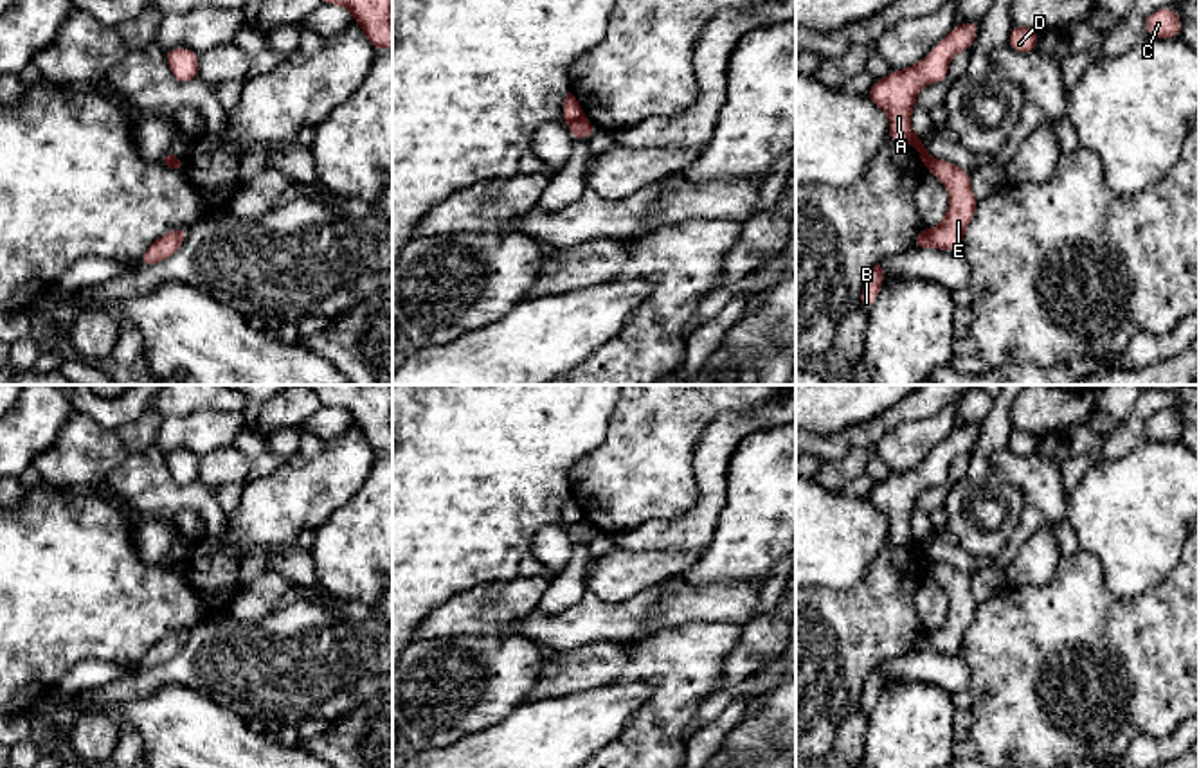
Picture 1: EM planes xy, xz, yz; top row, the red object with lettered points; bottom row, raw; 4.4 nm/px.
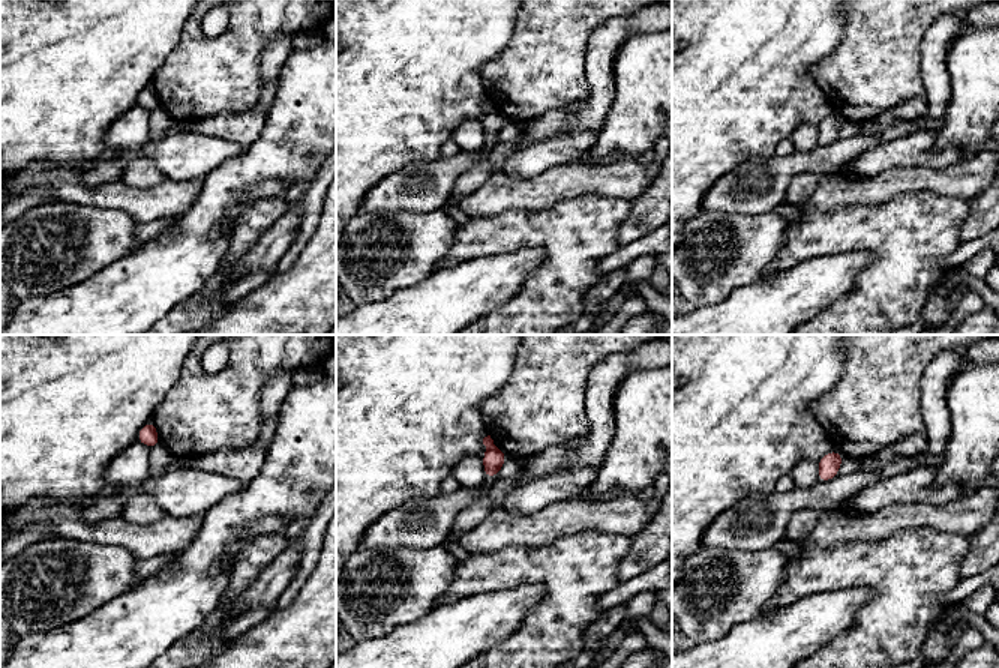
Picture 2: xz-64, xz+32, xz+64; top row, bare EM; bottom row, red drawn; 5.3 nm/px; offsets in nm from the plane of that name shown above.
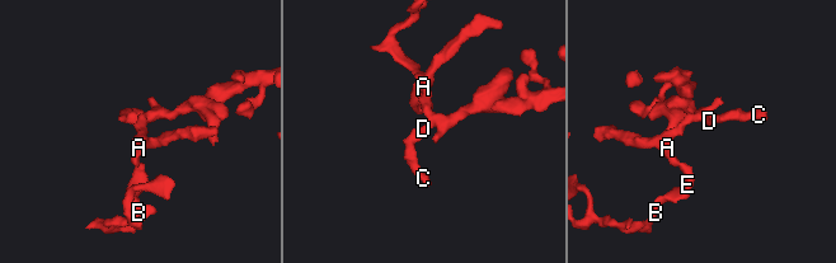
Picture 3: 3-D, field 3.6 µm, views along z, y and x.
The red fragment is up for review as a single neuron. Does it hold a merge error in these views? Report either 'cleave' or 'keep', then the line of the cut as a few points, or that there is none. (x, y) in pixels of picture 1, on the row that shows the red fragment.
cleave; cut xz (584, 116), (569, 125)

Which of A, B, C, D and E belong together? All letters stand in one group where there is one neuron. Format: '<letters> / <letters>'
A C D / B E

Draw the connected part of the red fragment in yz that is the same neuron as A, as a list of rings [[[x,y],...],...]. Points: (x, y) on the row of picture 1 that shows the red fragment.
[[[978,22],[952,25],[949,34],[922,61],[904,70],[891,70],[864,92],[871,103],[888,113],[889,138],[915,146],[925,171],[931,171],[933,156],[927,144],[911,128],[916,95],[927,83],[945,83],[952,56],[969,50],[978,31]]]

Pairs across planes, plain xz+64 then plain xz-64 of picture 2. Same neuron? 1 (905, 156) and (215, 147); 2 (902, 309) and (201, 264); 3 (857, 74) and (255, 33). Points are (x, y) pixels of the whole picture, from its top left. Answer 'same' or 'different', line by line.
1: same
2: different
3: same

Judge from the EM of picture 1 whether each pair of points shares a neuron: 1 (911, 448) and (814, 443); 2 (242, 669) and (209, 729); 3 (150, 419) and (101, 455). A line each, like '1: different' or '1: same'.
1: different
2: different
3: same

